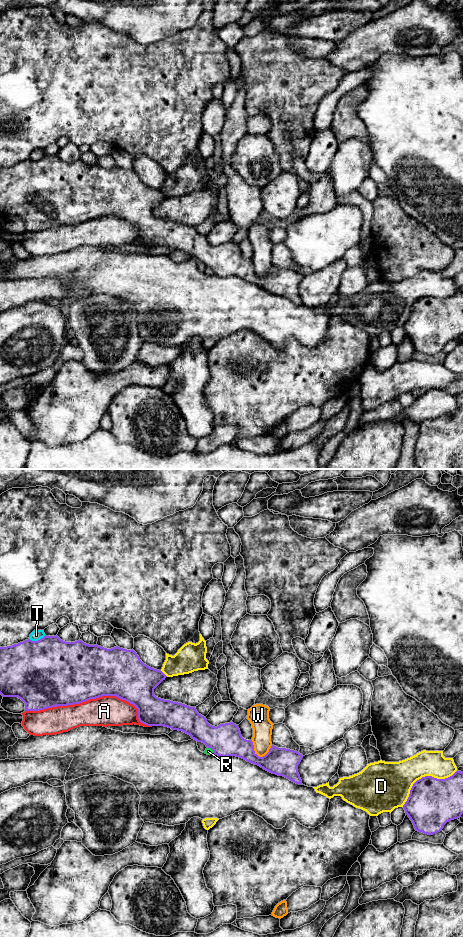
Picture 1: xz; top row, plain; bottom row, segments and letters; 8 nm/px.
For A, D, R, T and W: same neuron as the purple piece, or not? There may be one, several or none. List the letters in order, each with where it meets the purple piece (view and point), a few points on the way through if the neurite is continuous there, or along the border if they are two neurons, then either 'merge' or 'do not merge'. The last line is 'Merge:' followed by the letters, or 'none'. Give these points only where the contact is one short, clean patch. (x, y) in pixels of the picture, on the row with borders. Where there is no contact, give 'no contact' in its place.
A: contact xz (93, 698); do not merge
D: contact xz (425, 776); do not merge
R: contact xz (212, 749); merge
T: contact xz (38, 640); do not merge
W: contact xz (257, 755); do not merge
Merge: R

